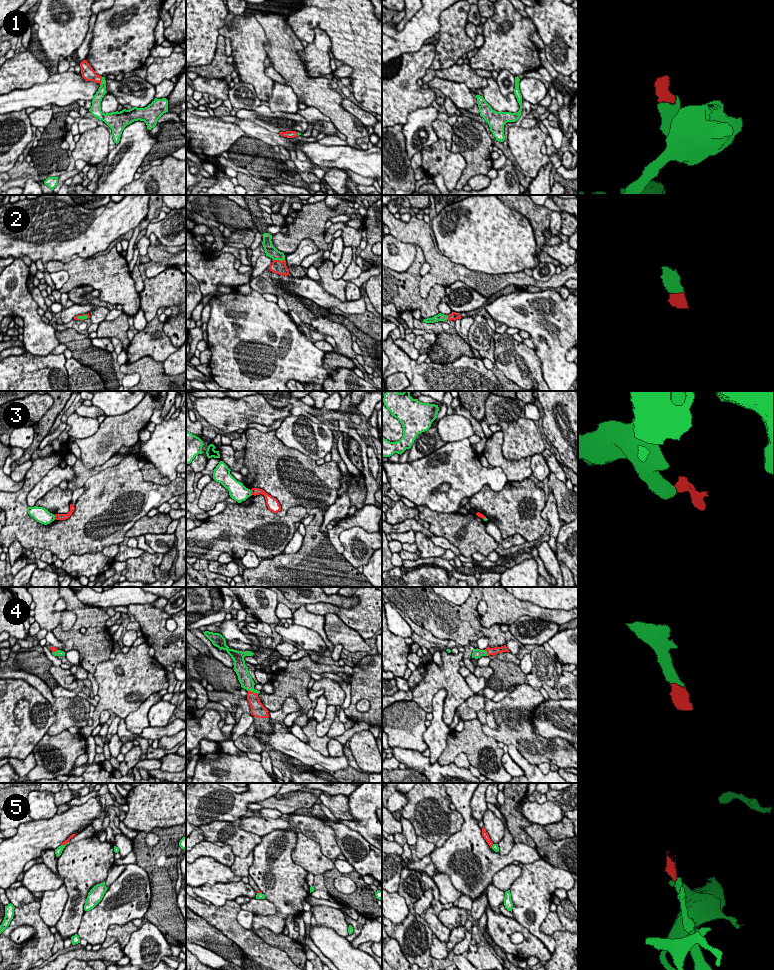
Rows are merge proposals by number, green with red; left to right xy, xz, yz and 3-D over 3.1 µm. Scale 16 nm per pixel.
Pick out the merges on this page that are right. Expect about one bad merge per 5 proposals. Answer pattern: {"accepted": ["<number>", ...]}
{"accepted": ["1", "2", "4"]}

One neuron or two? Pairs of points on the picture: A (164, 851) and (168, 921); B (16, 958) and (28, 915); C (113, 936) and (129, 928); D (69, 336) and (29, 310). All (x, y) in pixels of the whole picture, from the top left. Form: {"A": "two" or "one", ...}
{"A": "one", "B": "one", "C": "one", "D": "two"}

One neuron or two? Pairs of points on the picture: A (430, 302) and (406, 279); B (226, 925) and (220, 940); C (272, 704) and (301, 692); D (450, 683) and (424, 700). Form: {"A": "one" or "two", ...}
{"A": "one", "B": "two", "C": "one", "D": "one"}

